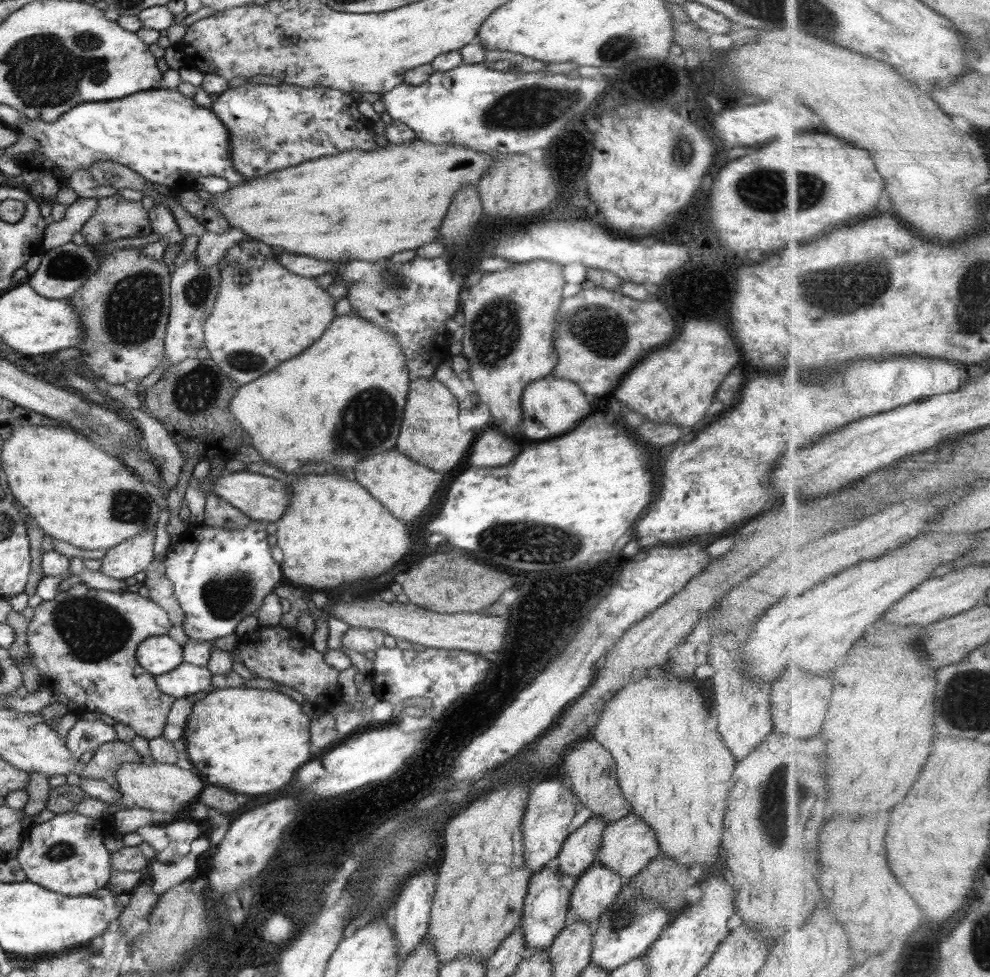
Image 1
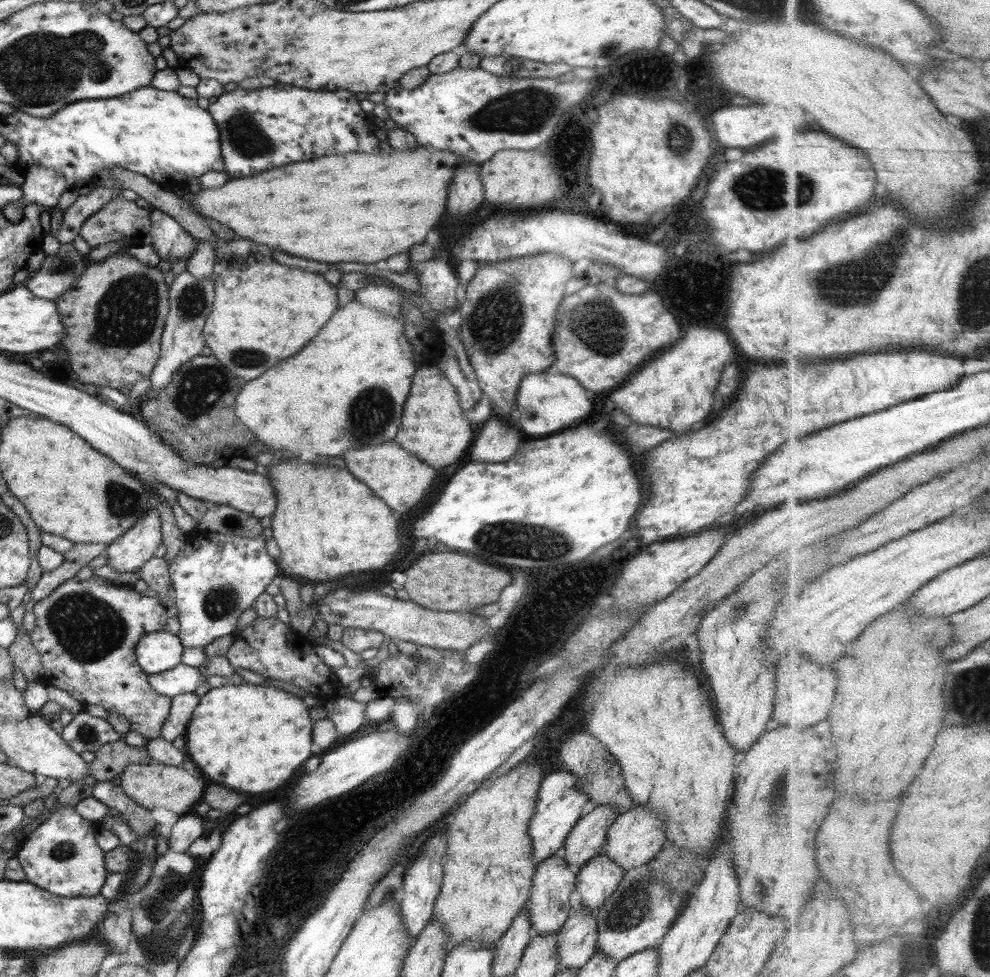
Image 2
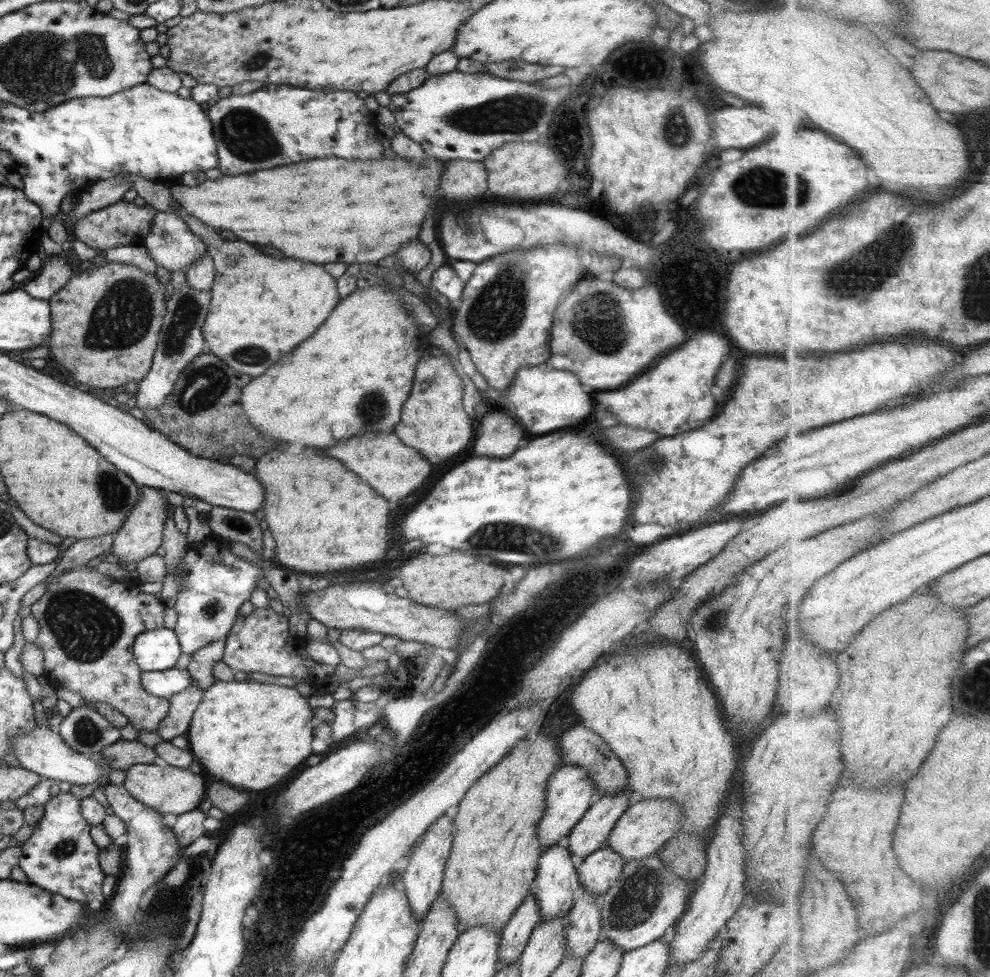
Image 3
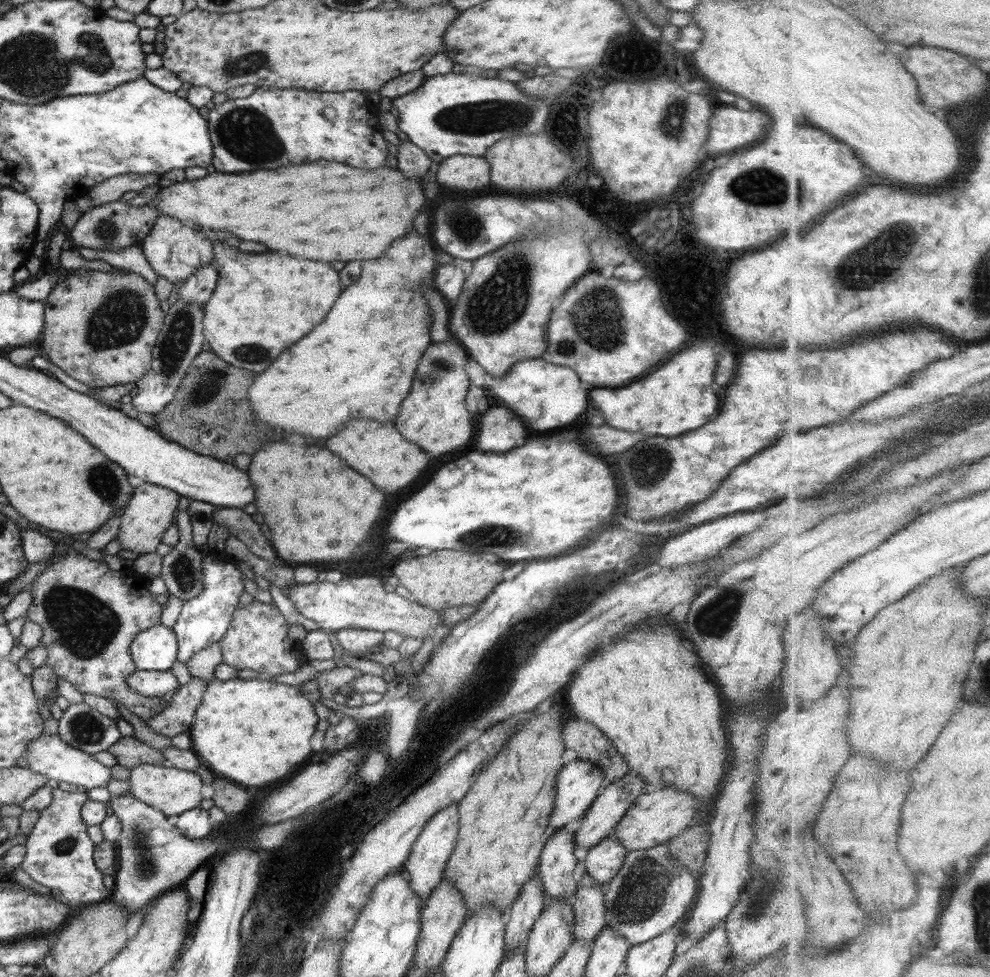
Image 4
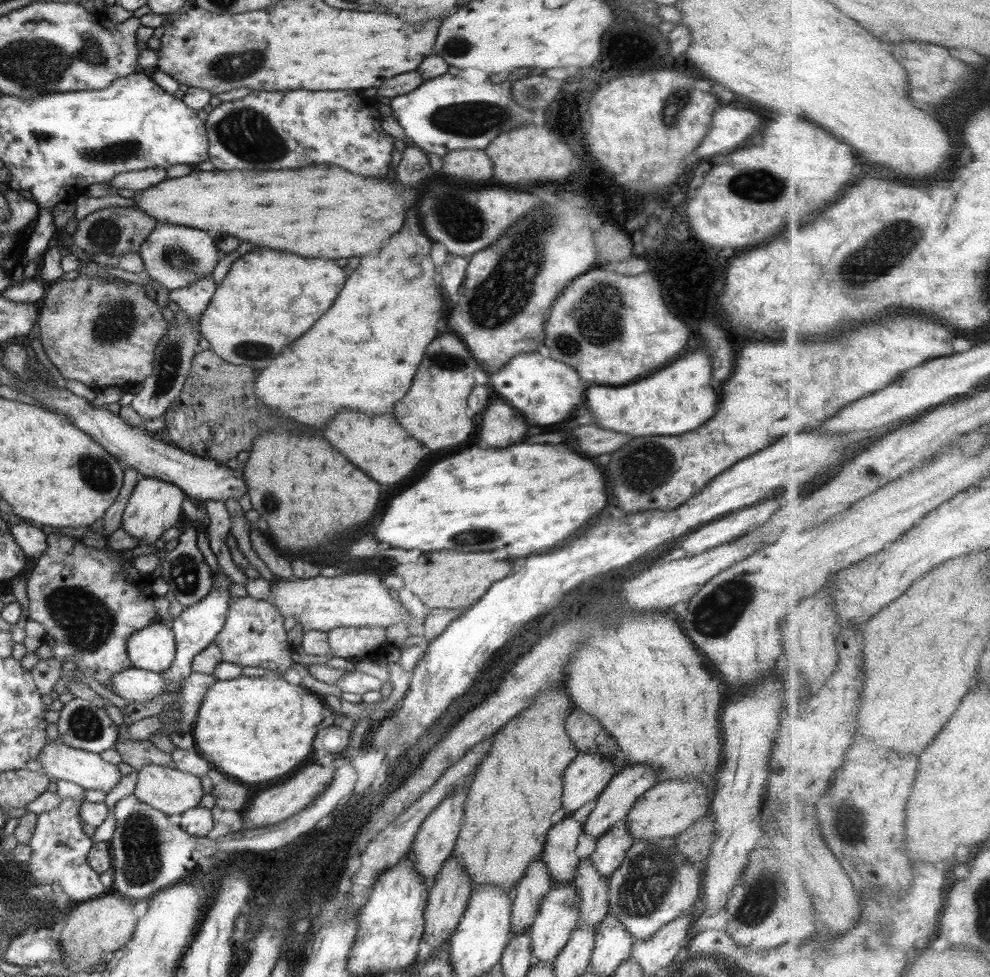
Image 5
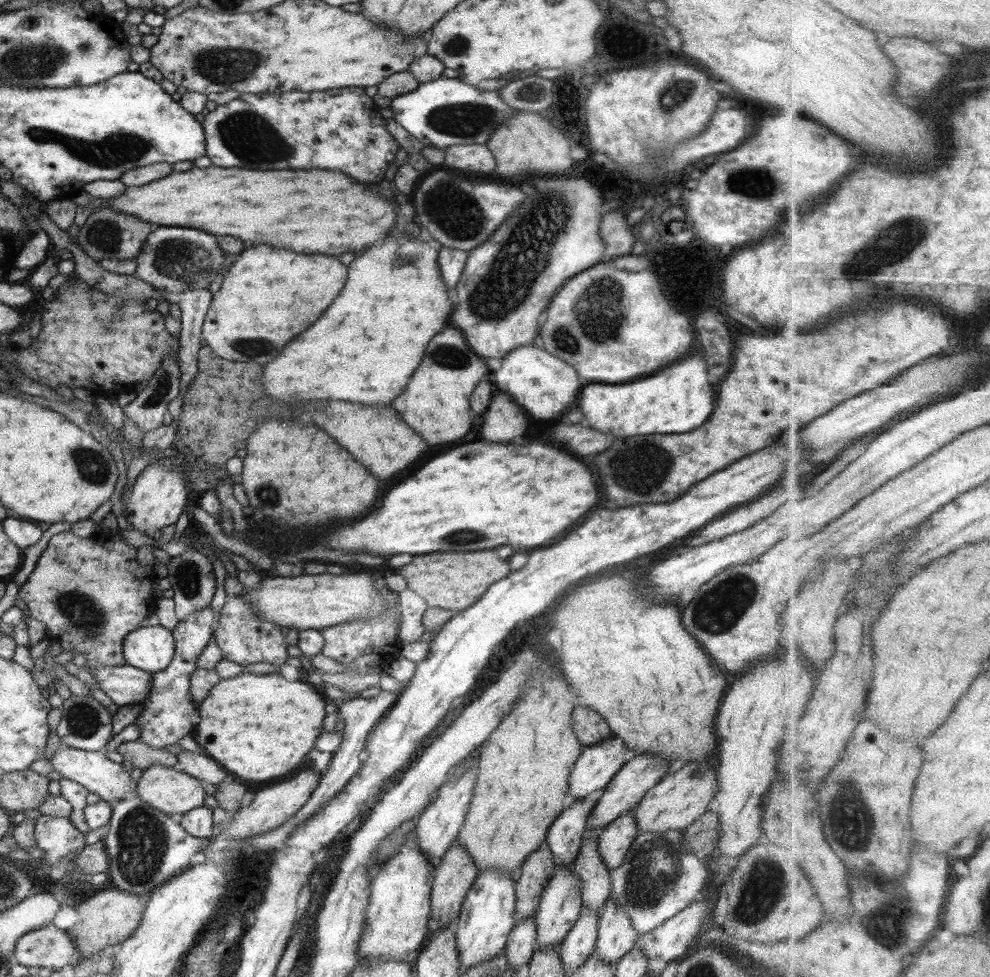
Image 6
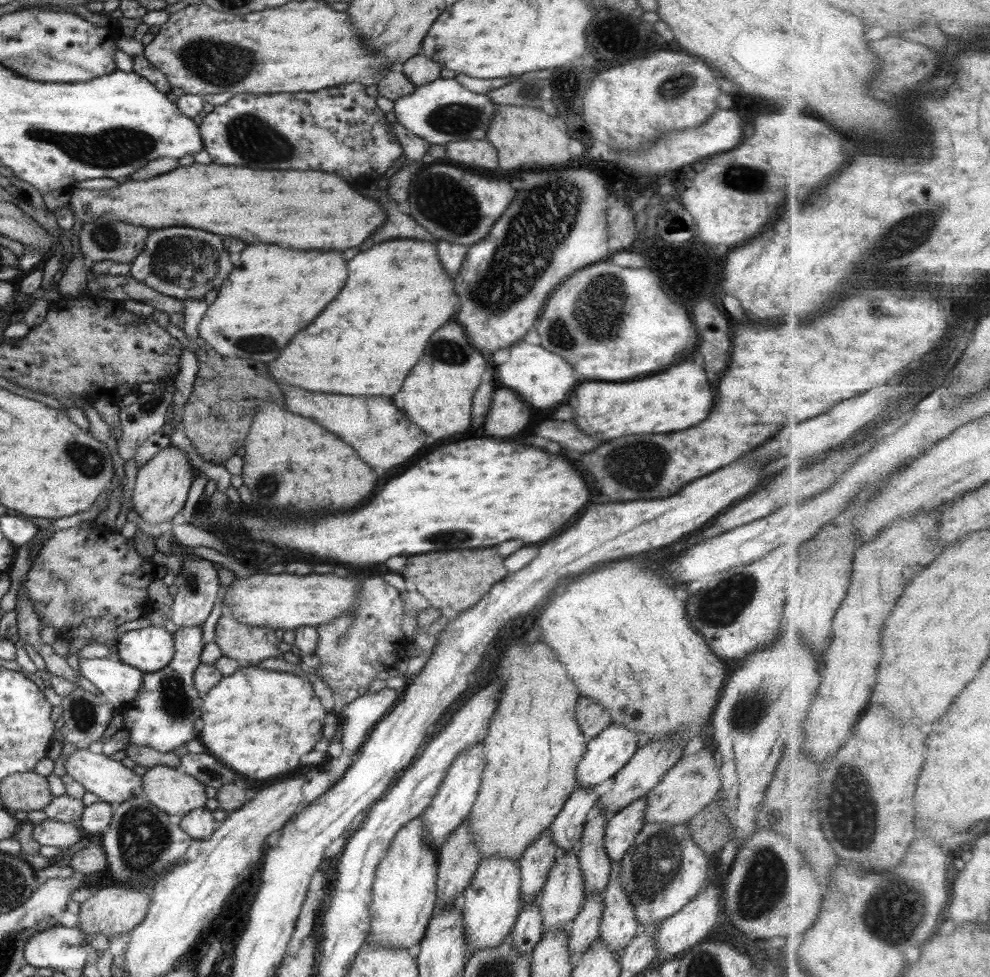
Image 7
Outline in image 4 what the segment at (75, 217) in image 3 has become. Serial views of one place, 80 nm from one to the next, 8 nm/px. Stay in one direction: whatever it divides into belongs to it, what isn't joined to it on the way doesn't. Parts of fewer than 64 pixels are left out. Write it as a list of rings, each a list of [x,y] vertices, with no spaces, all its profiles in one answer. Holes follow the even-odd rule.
[[[126,173],[113,176],[100,184],[95,184],[86,194],[92,206],[104,206],[110,202],[120,201],[125,192],[141,192],[149,186],[156,186],[161,178],[160,173]]]

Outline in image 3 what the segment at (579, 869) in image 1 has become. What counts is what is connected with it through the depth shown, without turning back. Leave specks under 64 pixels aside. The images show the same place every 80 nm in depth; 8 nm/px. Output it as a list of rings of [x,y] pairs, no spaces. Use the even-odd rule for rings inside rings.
[[[628,786],[615,795],[604,795],[585,812],[568,836],[568,850],[584,858],[607,844],[615,822],[626,812],[635,798]]]

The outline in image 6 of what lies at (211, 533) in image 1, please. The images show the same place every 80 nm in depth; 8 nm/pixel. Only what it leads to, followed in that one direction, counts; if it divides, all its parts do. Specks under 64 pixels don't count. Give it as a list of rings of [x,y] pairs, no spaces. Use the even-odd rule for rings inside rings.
[[[212,607],[198,611],[171,630],[175,640],[174,658],[170,664],[160,672],[152,674],[152,688],[148,696],[143,700],[143,710],[135,719],[133,724],[137,724],[140,729],[139,741],[152,748],[164,749],[168,744],[176,744],[182,738],[193,734],[198,717],[199,709],[191,697],[190,675],[197,669],[197,660],[201,650],[210,642],[212,638],[212,623],[214,623],[215,613]]]

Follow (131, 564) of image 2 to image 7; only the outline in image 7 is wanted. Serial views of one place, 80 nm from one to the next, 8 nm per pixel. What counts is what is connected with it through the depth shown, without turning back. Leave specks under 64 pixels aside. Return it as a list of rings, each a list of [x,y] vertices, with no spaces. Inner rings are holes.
[[[170,444],[139,468],[132,494],[132,509],[152,524],[170,521],[183,509],[194,479],[195,471],[190,456],[180,447]]]

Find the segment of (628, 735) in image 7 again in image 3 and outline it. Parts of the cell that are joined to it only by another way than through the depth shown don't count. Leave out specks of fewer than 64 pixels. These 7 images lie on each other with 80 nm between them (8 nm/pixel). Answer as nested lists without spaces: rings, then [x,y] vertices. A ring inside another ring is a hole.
[[[562,764],[554,774],[551,774],[547,784],[545,813],[537,824],[536,833],[544,849],[566,839],[568,830],[576,826],[590,808],[590,800],[594,792],[597,792],[597,786],[582,767]]]

